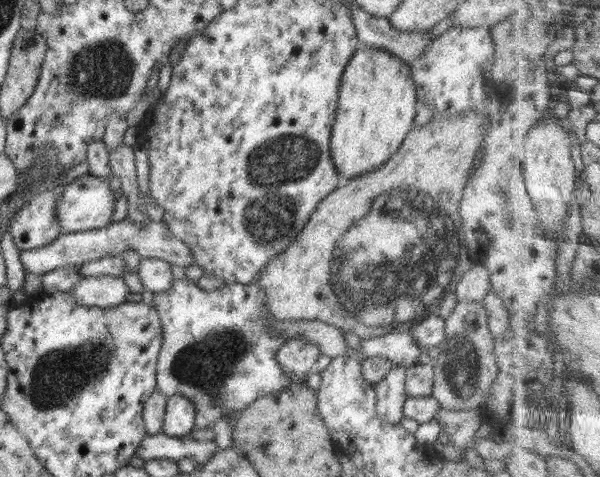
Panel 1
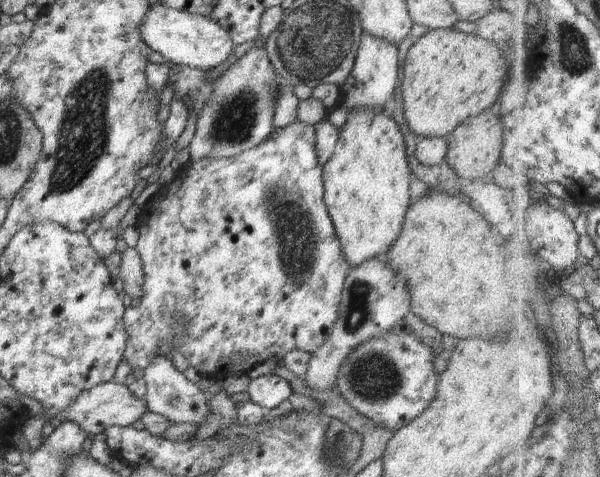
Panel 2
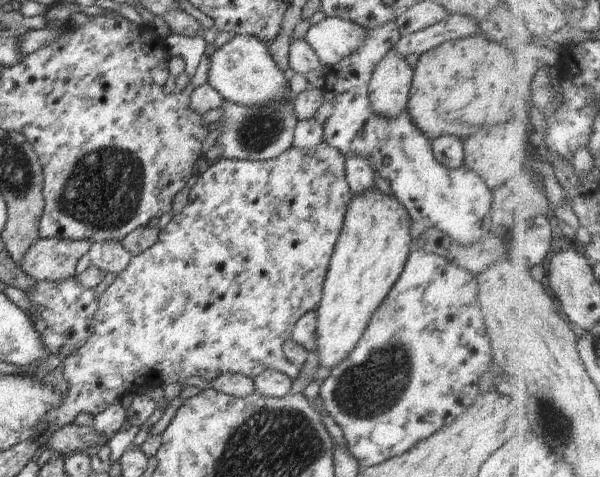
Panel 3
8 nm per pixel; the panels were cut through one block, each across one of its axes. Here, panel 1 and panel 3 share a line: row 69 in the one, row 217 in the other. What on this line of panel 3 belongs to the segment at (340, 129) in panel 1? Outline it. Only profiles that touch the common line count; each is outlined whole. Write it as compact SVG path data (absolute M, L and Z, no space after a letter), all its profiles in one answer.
M376 187L352 196L316 310L315 354L324 369L329 370L340 364L356 348L372 314L400 278L413 249L411 222L412 219L400 200L396 196L380 192Z

